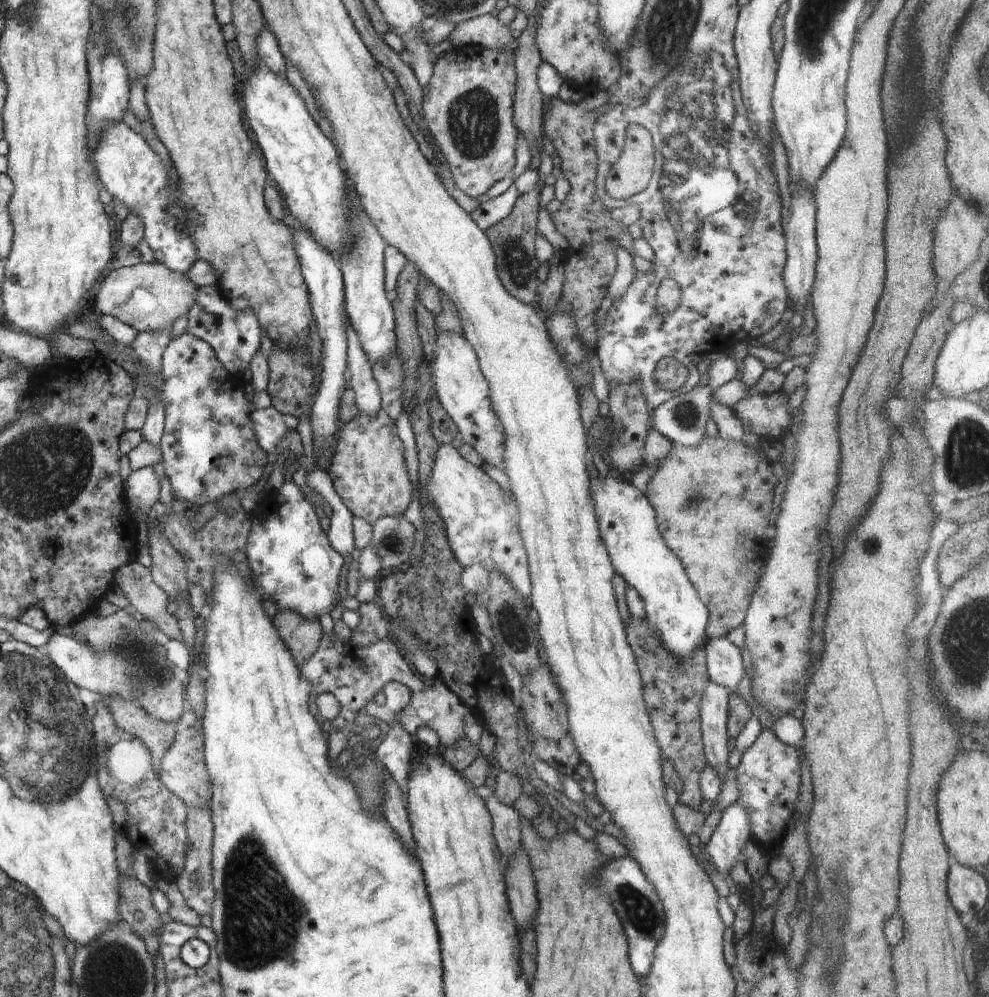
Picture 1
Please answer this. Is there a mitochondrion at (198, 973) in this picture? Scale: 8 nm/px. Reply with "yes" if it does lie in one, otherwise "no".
no

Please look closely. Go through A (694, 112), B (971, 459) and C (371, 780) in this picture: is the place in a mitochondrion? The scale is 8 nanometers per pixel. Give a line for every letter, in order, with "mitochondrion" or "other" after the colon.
A: mitochondrion
B: mitochondrion
C: mitochondrion

